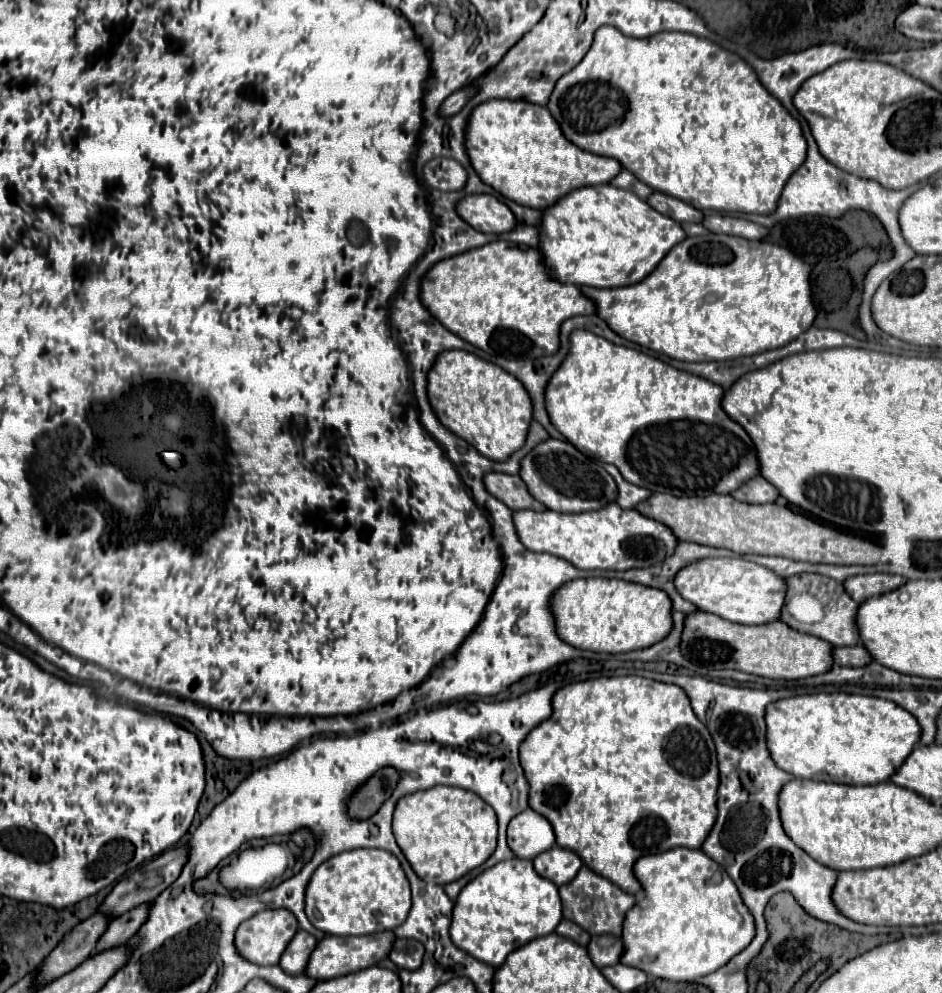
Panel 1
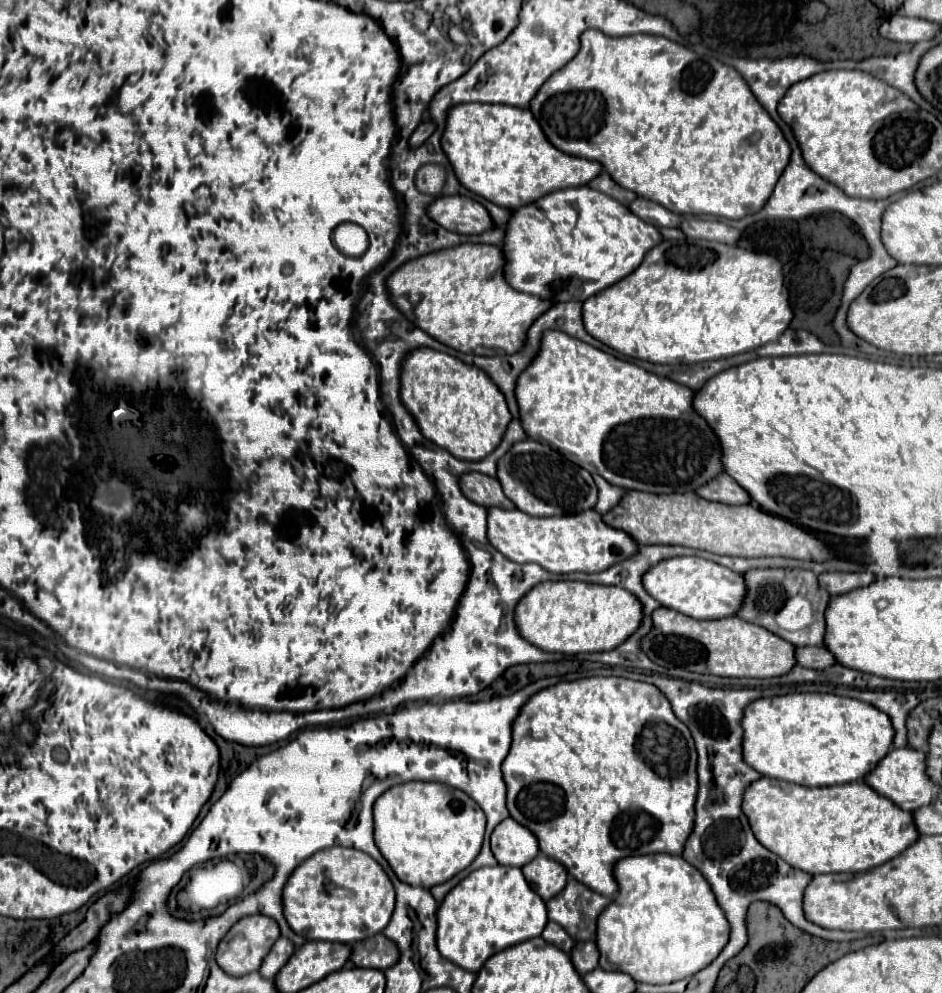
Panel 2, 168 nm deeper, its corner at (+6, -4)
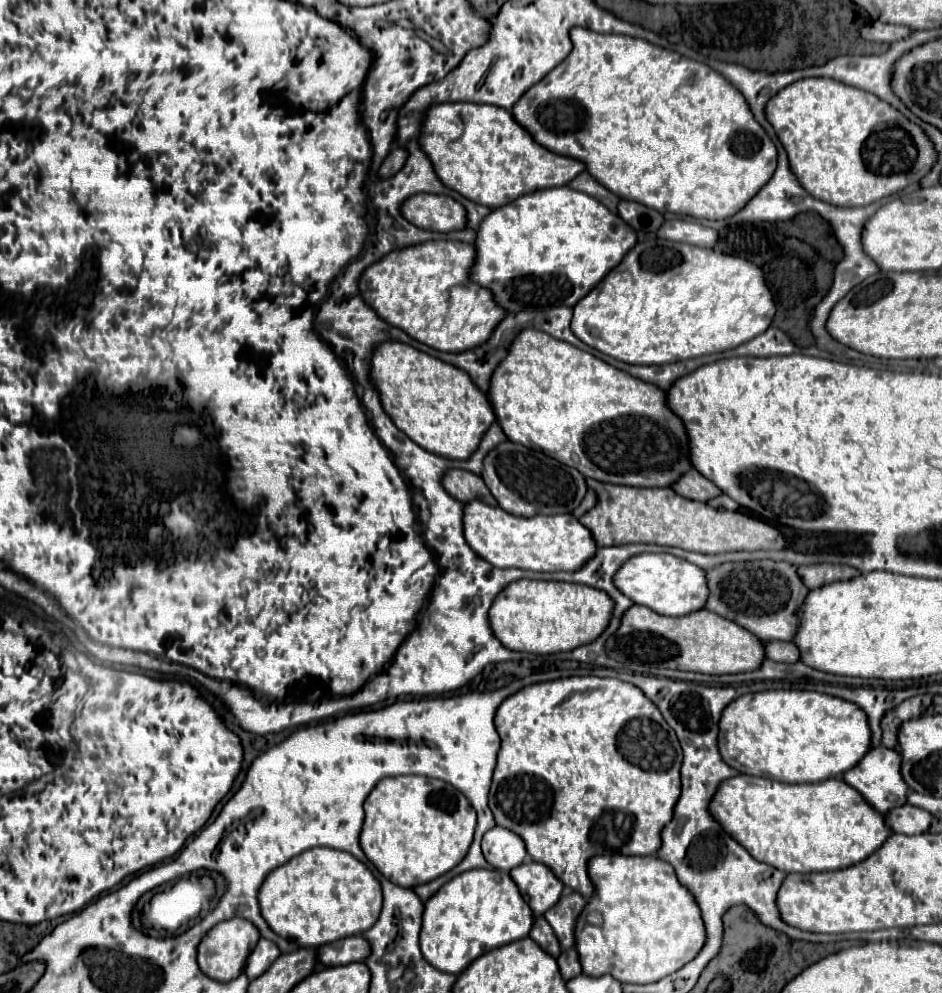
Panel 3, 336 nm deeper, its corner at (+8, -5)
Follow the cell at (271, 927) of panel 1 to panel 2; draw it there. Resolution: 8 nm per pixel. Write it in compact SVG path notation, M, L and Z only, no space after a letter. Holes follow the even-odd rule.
M261 913L257 915L249 915L239 919L229 931L227 935L219 941L217 953L215 953L215 961L217 965L227 973L227 975L247 975L251 971L257 971L259 965L263 963L263 957L267 955L267 949L271 949L271 945L277 941L279 937L279 927L275 921L271 921L269 917L263 917Z

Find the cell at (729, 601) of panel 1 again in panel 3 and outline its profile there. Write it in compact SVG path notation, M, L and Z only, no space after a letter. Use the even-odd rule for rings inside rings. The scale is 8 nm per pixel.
M637 554L629 558L629 562L625 562L615 574L615 586L635 604L647 606L665 616L685 616L703 610L709 598L705 570L673 554Z

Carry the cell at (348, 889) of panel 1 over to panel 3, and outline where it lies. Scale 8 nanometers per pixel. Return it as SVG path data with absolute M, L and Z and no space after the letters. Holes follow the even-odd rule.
M311 848L265 878L259 890L259 904L263 918L275 934L295 940L299 946L319 948L367 932L381 914L383 894L371 870L349 852Z

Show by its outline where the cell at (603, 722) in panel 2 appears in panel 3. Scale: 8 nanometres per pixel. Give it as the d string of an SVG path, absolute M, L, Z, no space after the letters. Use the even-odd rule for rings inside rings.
M571 676L571 678L559 678L551 682L531 684L519 690L517 694L509 696L497 710L495 726L501 736L501 750L497 756L497 768L493 774L493 784L489 792L489 808L493 810L495 822L515 834L519 834L525 840L527 852L533 856L533 860L543 862L553 870L553 874L575 892L579 892L585 900L591 900L595 894L593 882L587 872L587 864L593 856L599 854L625 854L625 856L653 856L657 848L661 848L661 830L673 820L673 806L677 804L677 798L681 796L681 744L675 734L675 730L665 722L663 714L637 690L637 686L629 682L621 682L617 678L597 678L597 676Z

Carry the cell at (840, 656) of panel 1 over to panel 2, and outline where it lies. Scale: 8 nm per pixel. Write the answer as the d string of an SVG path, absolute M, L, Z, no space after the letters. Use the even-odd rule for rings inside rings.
M797 647L795 649L795 661L801 667L809 667L809 669L827 669L835 663L835 659L831 657L831 653L823 647Z

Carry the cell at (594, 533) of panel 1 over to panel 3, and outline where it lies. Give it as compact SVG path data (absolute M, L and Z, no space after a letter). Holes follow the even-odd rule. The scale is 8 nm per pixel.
M479 500L465 504L465 540L487 562L497 568L523 568L533 572L577 572L597 552L595 538L573 514L561 516L511 516Z

